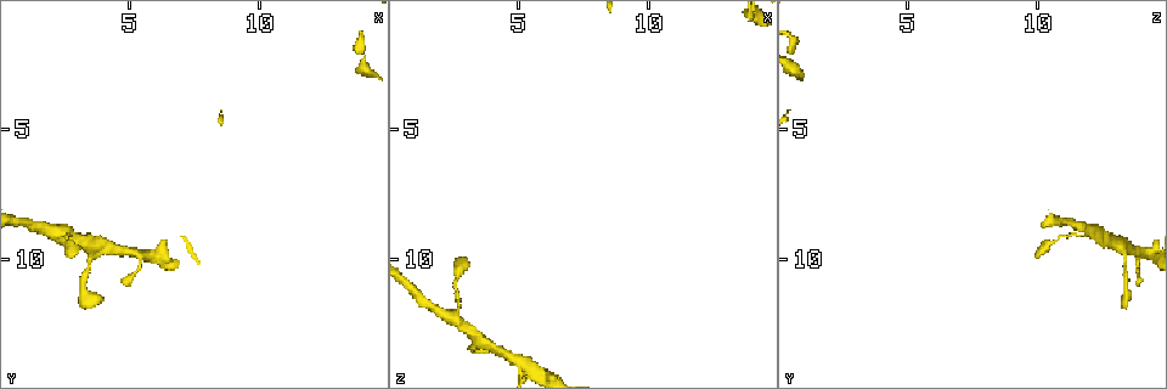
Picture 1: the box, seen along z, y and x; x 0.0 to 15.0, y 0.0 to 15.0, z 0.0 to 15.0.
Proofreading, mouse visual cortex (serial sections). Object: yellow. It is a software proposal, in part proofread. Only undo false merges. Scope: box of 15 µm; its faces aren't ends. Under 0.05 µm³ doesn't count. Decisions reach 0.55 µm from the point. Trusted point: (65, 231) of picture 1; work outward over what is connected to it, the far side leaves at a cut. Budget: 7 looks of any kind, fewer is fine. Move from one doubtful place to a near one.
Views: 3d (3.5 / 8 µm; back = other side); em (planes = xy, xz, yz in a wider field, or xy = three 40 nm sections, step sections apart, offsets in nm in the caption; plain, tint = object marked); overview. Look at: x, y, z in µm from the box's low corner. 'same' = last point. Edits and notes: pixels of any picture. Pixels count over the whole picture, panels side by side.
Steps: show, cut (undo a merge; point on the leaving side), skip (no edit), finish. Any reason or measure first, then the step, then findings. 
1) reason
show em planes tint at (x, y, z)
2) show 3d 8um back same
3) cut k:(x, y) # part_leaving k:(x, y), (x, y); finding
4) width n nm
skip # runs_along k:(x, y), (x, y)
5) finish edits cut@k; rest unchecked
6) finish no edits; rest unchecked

three-way junction
show 3d 3.5um at (3.6, 9.5, 13.2)

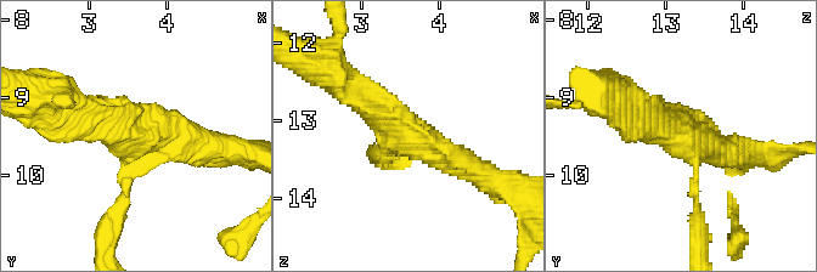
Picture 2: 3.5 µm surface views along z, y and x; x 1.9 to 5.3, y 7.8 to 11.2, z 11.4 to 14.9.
show em xy step 2 plain at (3.60, 9.50, 13.20)

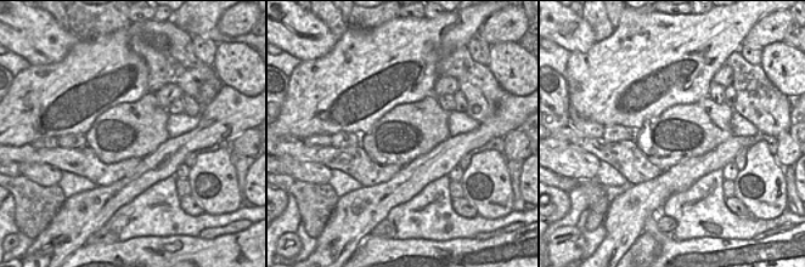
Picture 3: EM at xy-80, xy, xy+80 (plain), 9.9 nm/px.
show em xy step 2 tint same

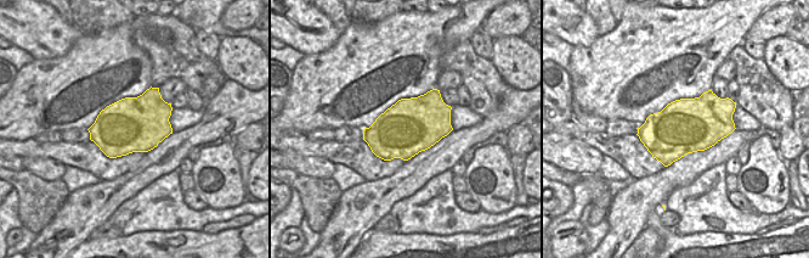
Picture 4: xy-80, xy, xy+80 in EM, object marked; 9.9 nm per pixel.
arms 3; arm_widths 100, 350, 400 nm
skip # runs_along 2:(343, 84), (410, 137), (473, 171); all the same cell

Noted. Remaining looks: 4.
abrupt turn
show 3d 3.5um at (3.3, 11.2, 13.4)

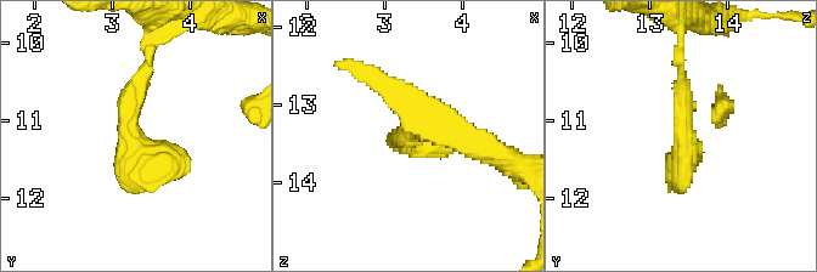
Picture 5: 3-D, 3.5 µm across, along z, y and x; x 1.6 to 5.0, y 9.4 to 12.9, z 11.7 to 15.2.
skip # runs_along 5:(150, 62), (131, 140), (187, 166); continuous, no second cell

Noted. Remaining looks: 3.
abrupt turn
show 3d 3.5um at (5.2, 9.8, 14.1)

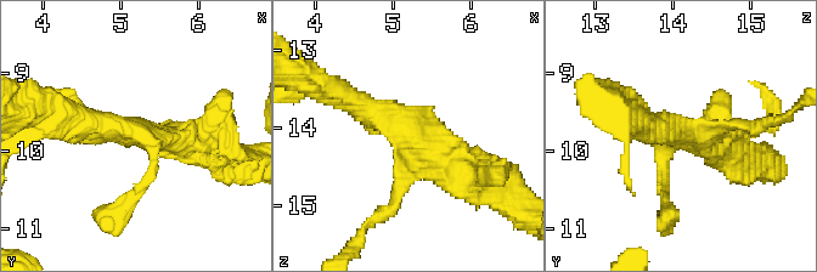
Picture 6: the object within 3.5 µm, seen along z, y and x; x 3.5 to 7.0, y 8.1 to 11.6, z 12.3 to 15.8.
need the tissue
show em xy step 1 tint at (5.20, 9.70, 14.05)

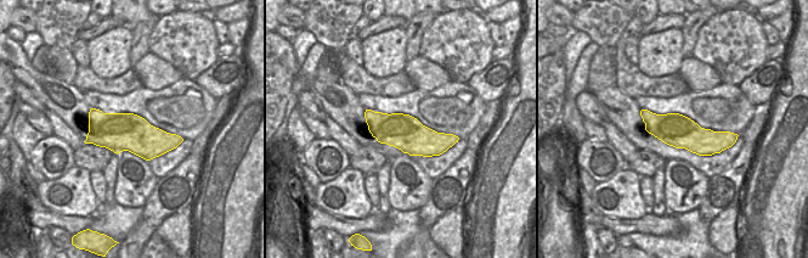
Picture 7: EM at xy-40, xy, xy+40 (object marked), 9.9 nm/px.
cut it another way
show em xy step 5 tint same

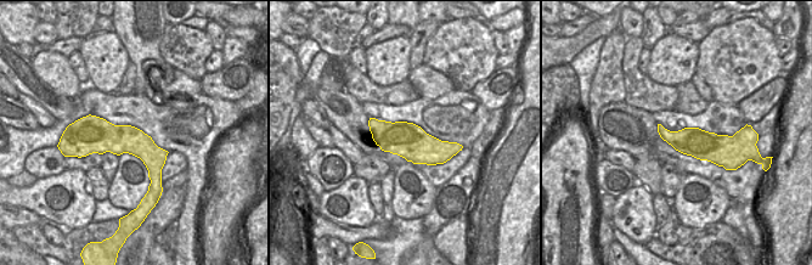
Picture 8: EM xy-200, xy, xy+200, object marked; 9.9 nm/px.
skip # runs_along 6:(338, 92), (475, 176); one cell here

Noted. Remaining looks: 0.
finish no edits; rest unchecked

